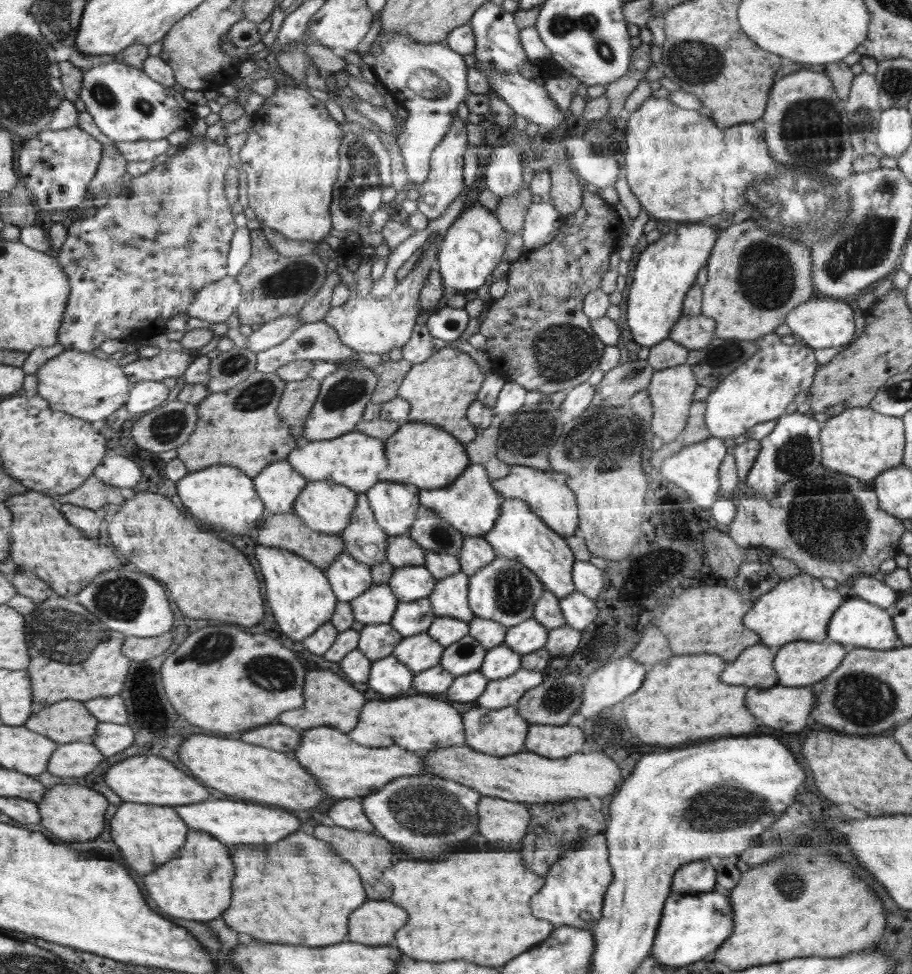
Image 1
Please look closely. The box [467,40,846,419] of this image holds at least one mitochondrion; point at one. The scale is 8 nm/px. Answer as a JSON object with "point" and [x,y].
{"point":[766,274]}

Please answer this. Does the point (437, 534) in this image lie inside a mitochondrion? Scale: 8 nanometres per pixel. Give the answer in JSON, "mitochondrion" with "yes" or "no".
{"mitochondrion":"yes"}

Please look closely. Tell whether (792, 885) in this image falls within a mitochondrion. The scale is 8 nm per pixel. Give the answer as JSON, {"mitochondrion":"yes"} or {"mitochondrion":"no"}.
{"mitochondrion":"yes"}

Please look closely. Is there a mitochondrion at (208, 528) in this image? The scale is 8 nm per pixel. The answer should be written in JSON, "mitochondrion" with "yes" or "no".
{"mitochondrion":"no"}

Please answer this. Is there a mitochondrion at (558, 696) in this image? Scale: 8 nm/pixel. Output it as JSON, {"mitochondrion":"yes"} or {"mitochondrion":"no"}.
{"mitochondrion":"yes"}

